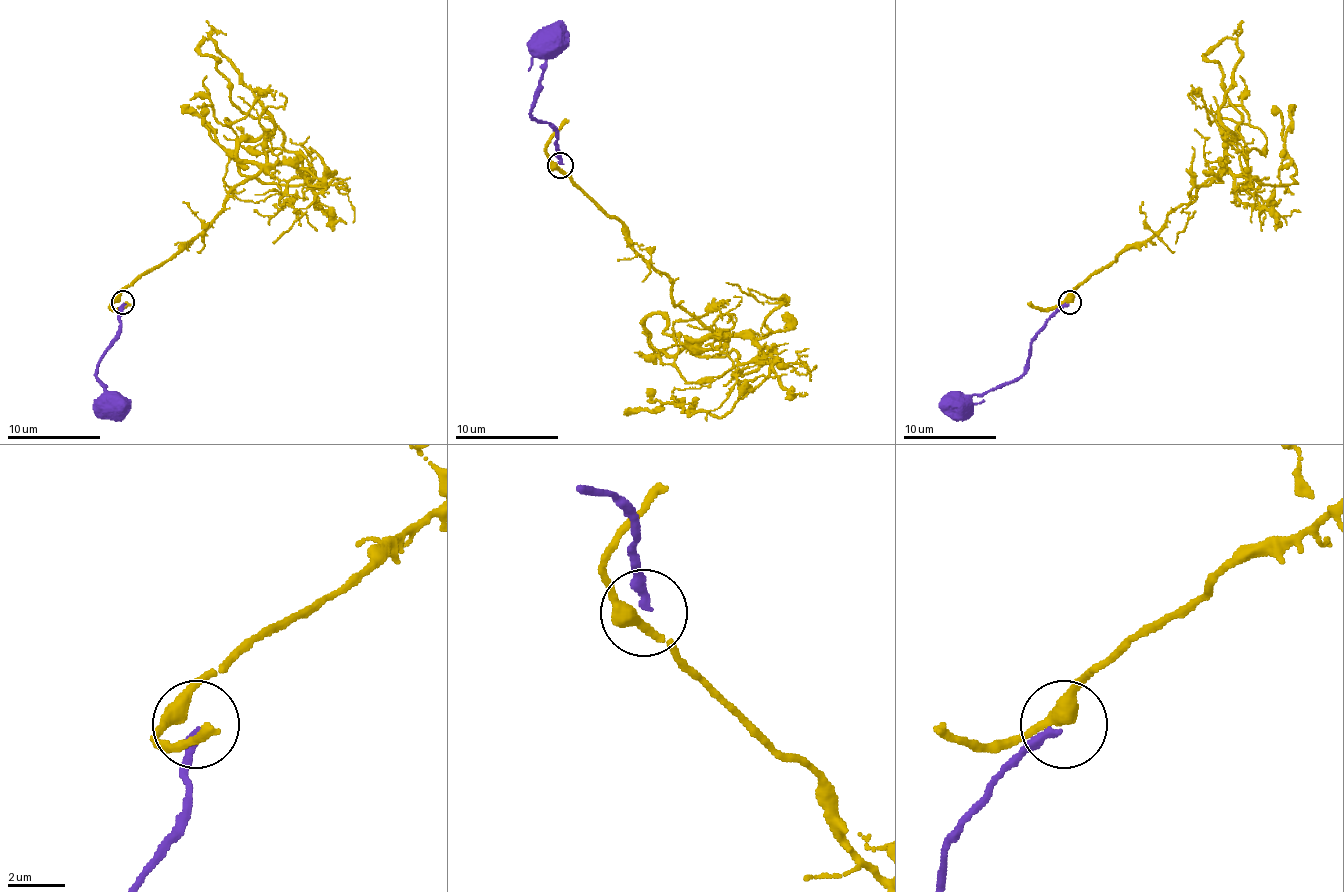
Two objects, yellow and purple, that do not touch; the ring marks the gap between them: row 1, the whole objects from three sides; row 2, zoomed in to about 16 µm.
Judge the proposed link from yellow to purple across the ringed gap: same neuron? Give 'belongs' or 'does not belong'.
does not belong

